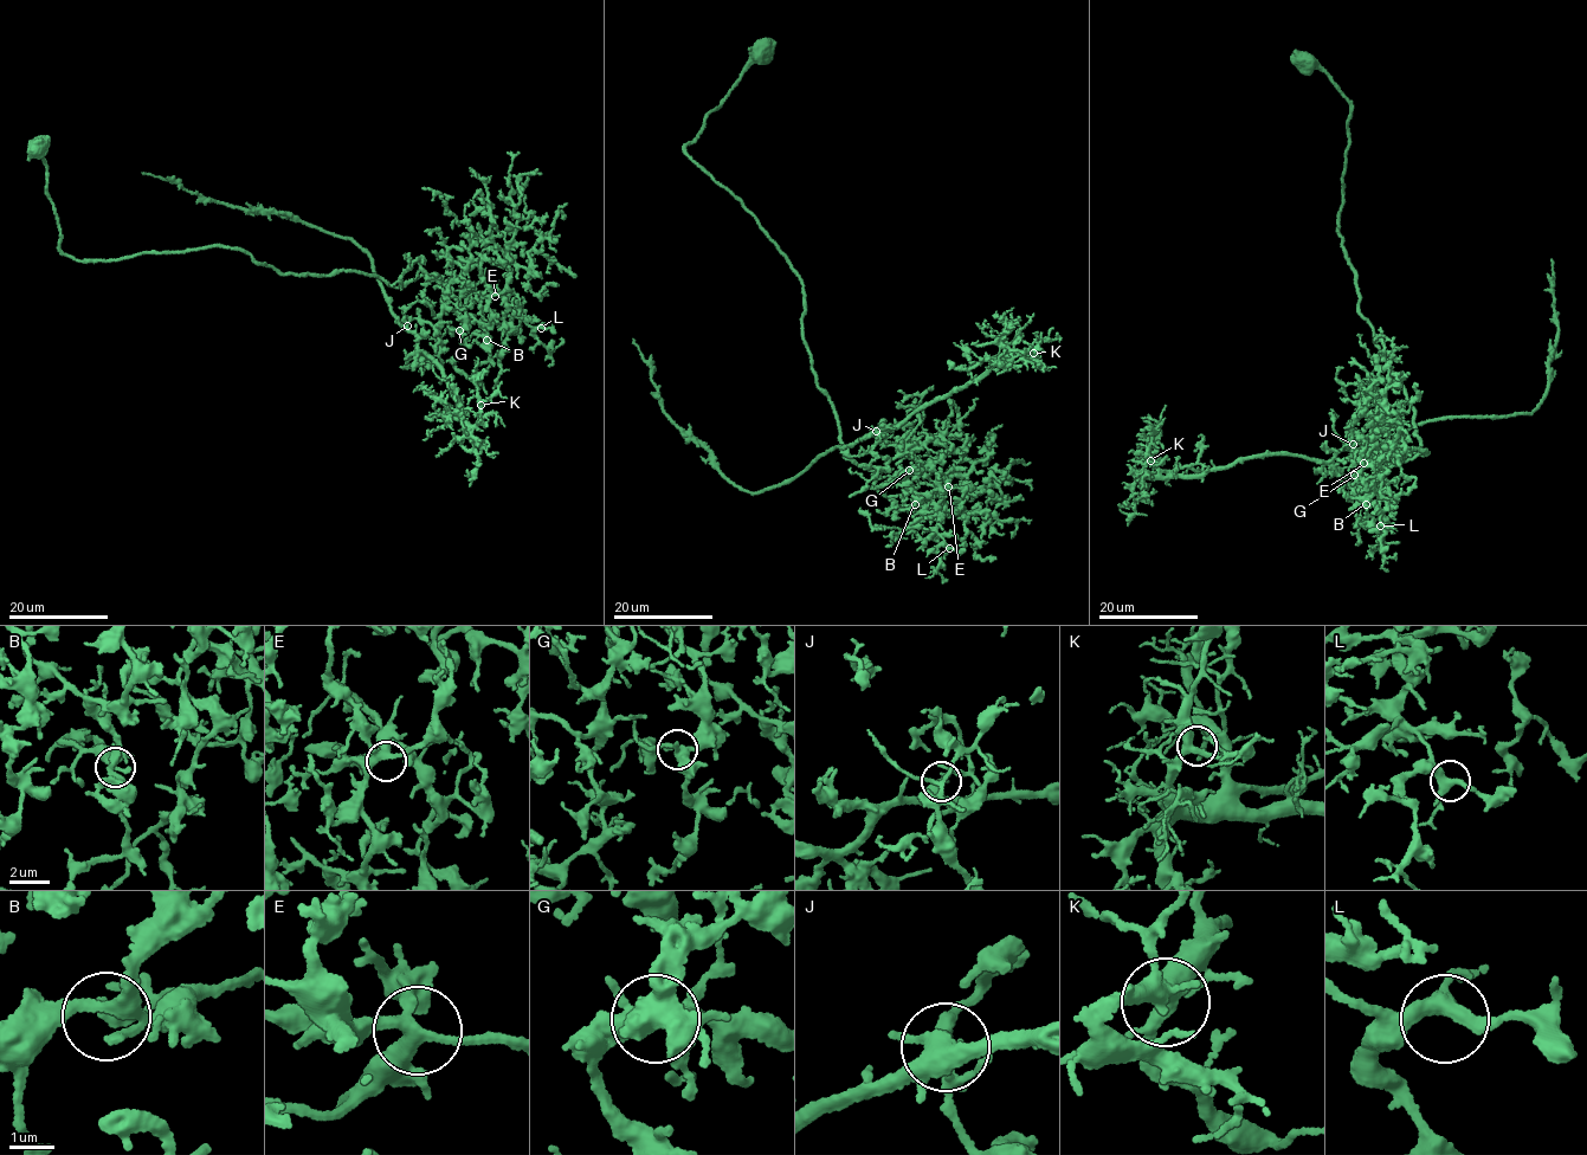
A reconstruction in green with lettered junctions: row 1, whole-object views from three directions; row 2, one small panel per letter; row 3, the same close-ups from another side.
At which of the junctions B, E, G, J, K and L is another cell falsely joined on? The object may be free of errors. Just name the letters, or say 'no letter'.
J

